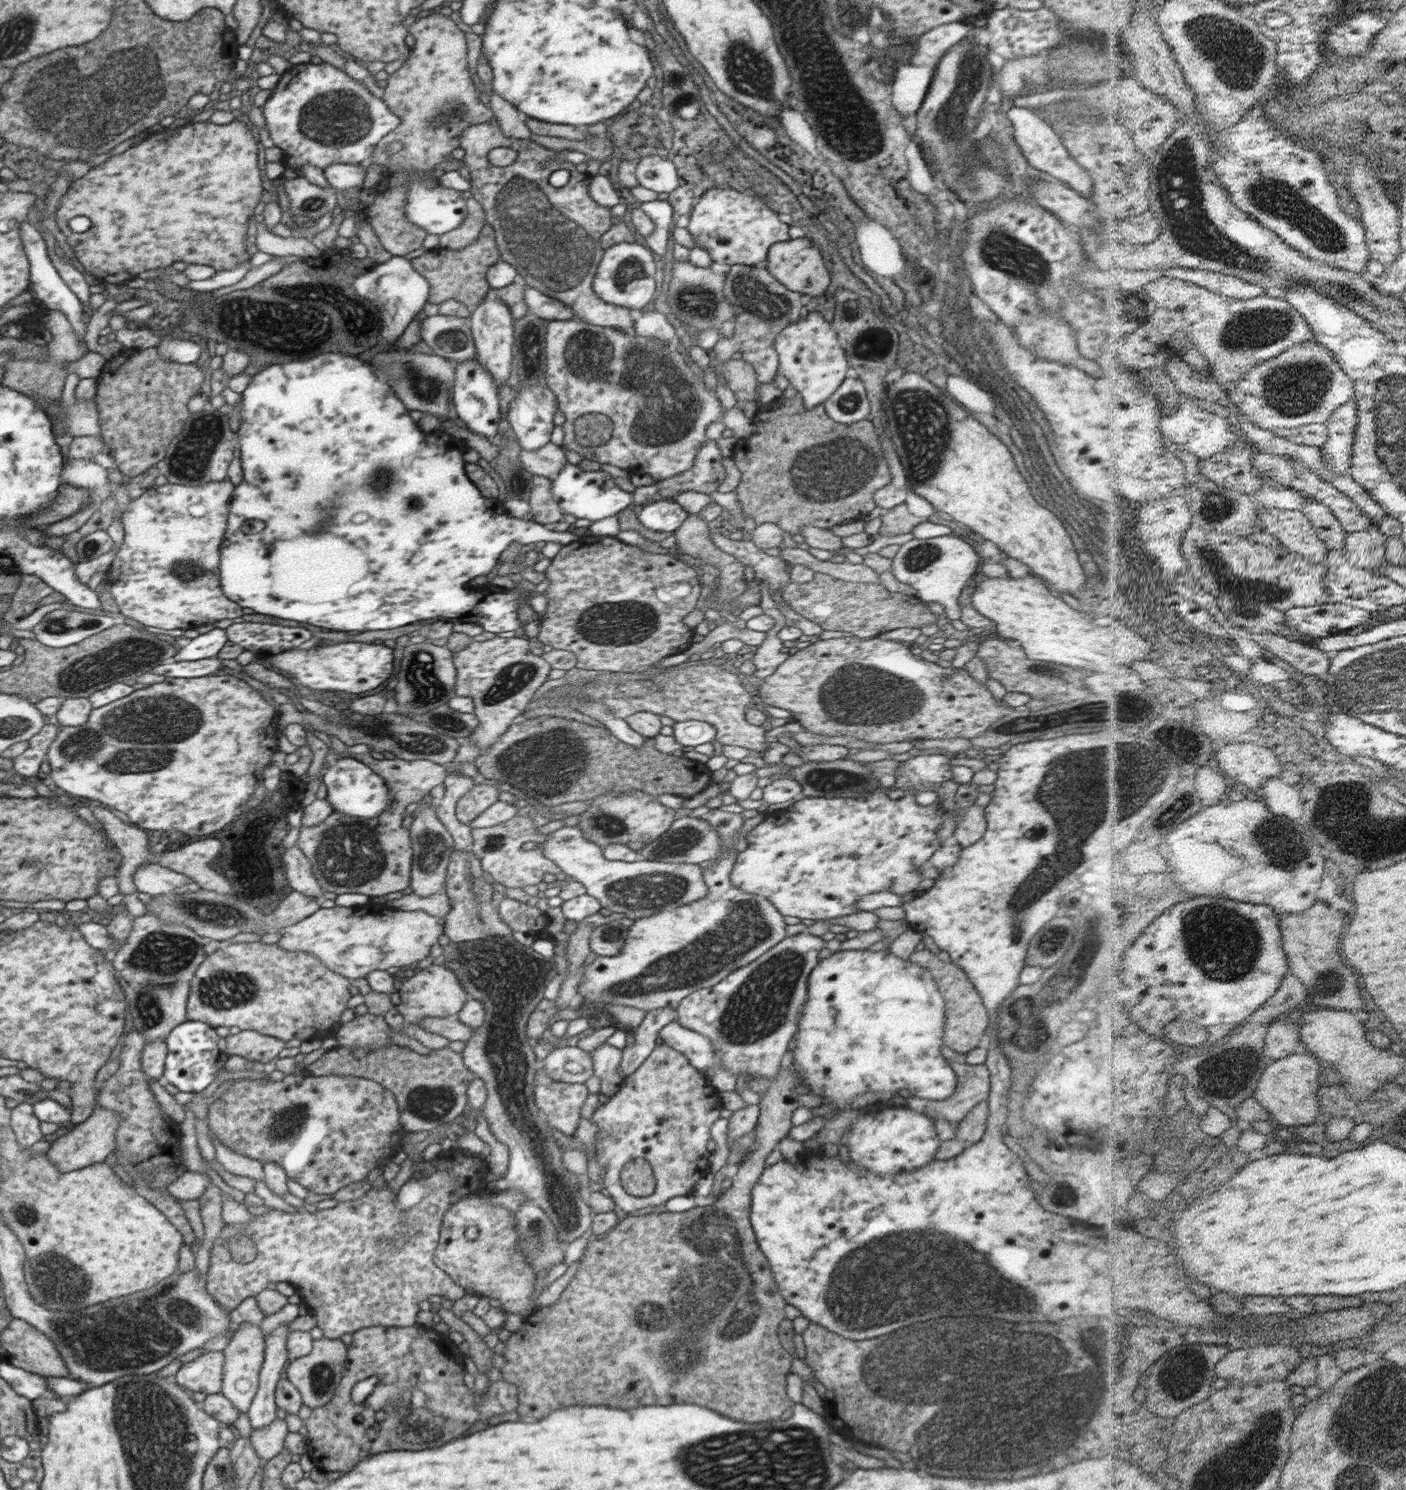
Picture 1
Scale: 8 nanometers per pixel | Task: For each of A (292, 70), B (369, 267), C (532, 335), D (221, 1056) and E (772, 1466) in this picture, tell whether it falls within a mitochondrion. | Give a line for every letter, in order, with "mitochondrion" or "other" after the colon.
A: other
B: other
C: mitochondrion
D: other
E: mitochondrion

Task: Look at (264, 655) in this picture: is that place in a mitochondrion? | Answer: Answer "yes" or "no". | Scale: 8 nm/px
no

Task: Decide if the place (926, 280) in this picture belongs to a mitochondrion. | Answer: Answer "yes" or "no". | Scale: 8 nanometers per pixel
no

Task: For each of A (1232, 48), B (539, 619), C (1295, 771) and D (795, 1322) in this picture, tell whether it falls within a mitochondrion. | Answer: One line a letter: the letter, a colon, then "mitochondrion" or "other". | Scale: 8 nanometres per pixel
A: mitochondrion
B: other
C: other
D: other

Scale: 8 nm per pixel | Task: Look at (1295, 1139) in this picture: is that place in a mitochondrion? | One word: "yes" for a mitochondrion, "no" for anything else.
no

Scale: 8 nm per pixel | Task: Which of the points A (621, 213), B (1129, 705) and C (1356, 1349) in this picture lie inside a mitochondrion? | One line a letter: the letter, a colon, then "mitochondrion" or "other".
A: other
B: other
C: other

